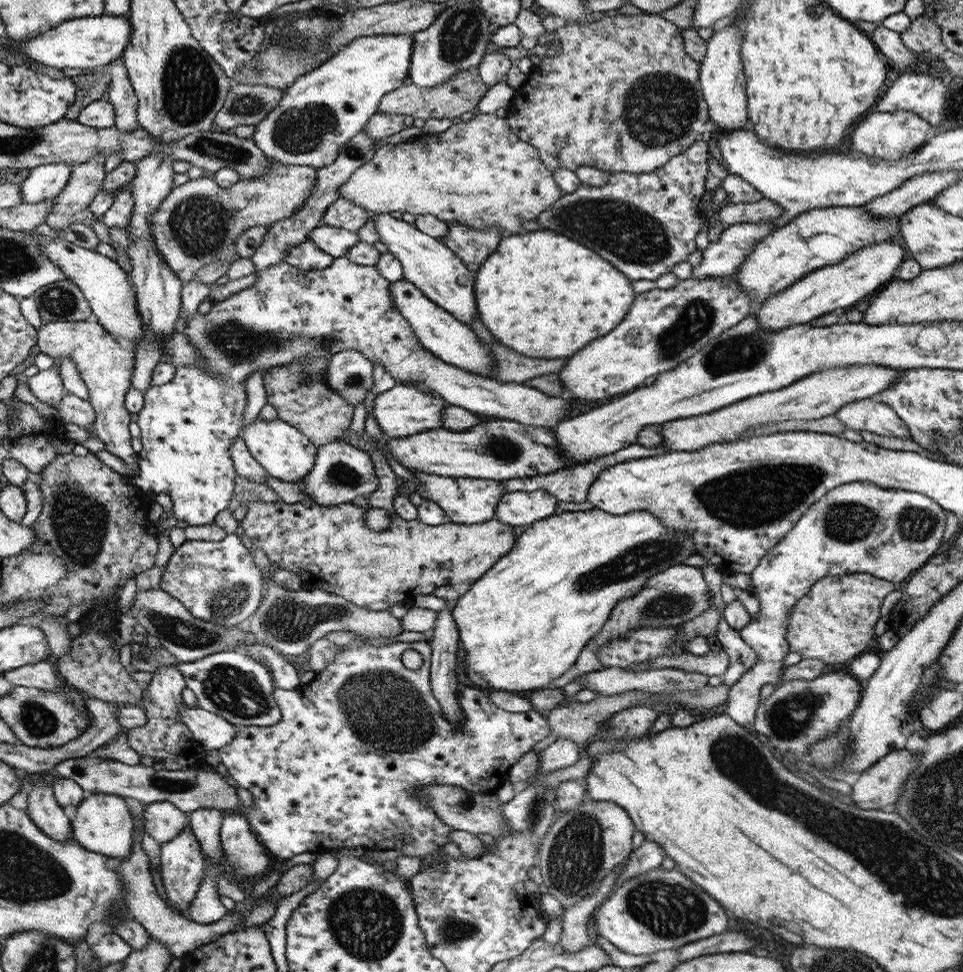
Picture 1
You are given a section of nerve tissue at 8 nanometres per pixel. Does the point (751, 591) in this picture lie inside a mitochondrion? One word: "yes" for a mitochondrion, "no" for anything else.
no

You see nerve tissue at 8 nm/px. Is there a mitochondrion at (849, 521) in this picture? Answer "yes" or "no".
yes

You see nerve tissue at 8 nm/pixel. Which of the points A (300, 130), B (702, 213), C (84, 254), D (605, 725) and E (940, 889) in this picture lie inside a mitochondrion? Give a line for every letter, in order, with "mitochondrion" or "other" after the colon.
A: mitochondrion
B: other
C: other
D: other
E: mitochondrion

